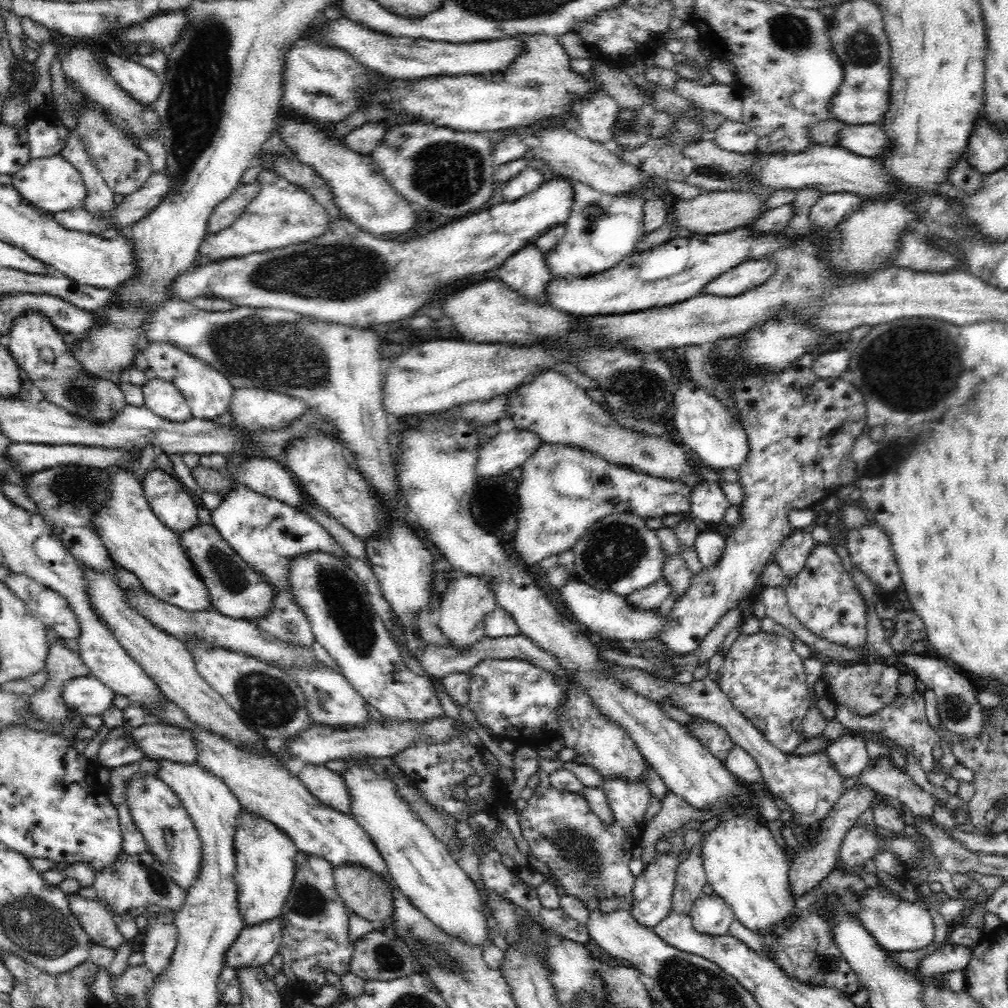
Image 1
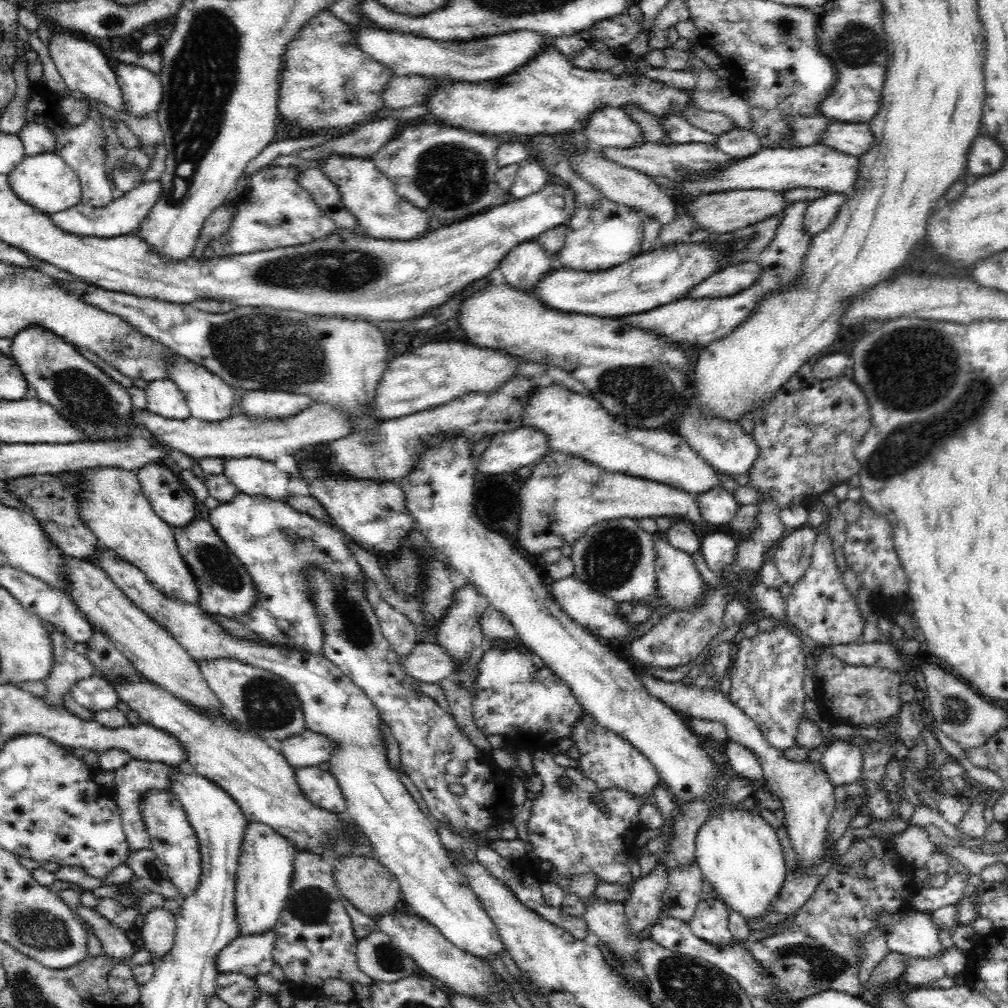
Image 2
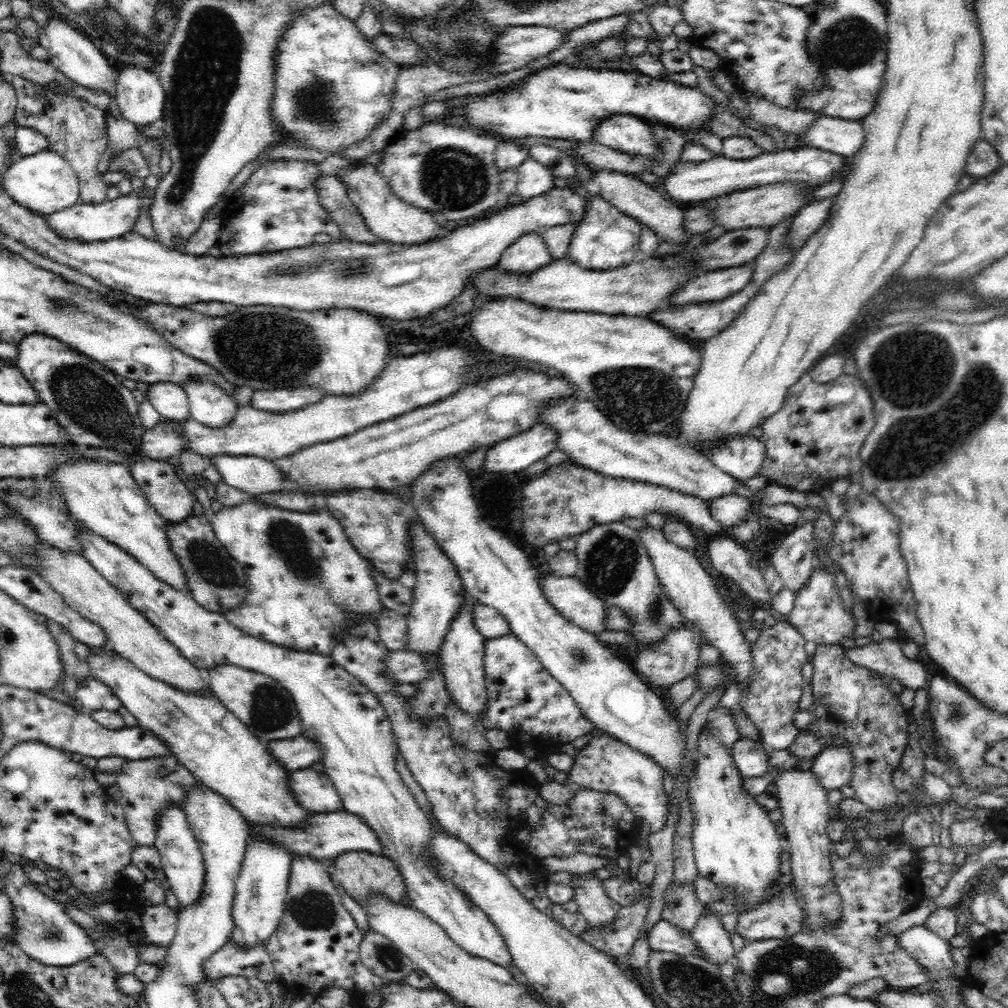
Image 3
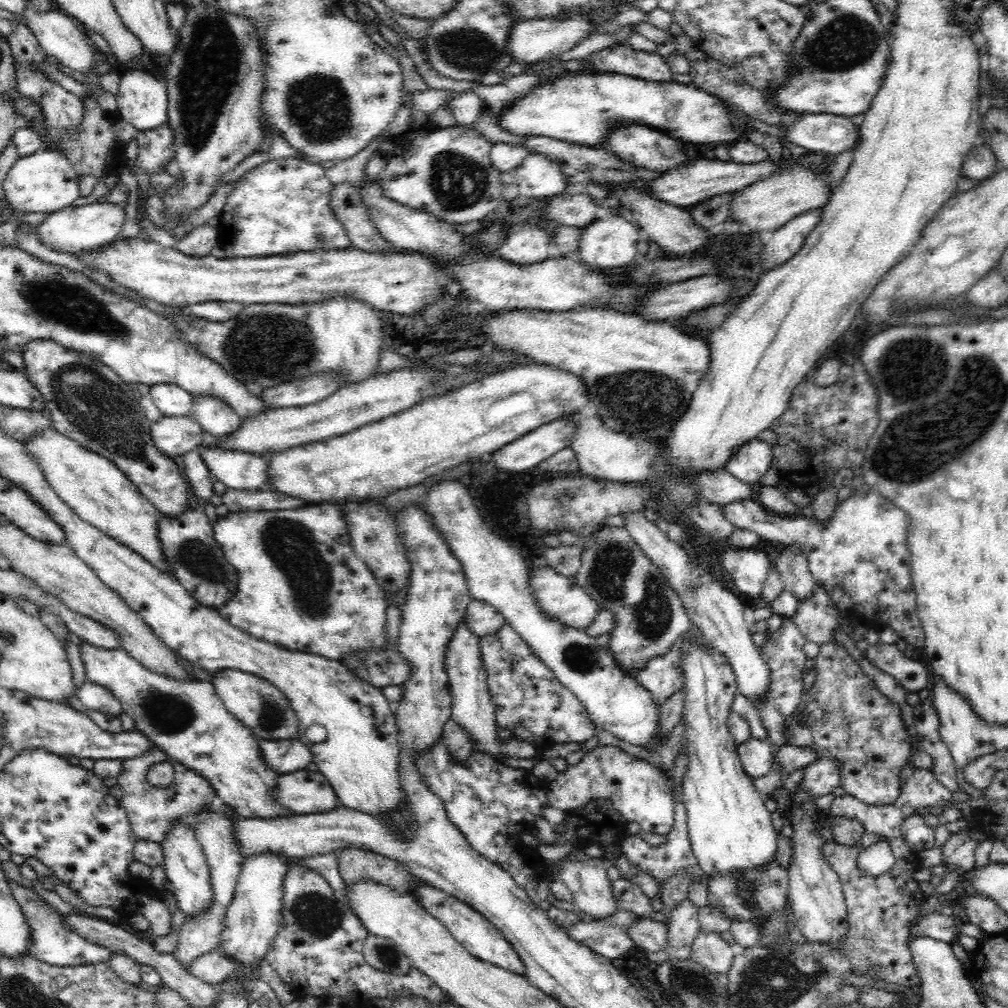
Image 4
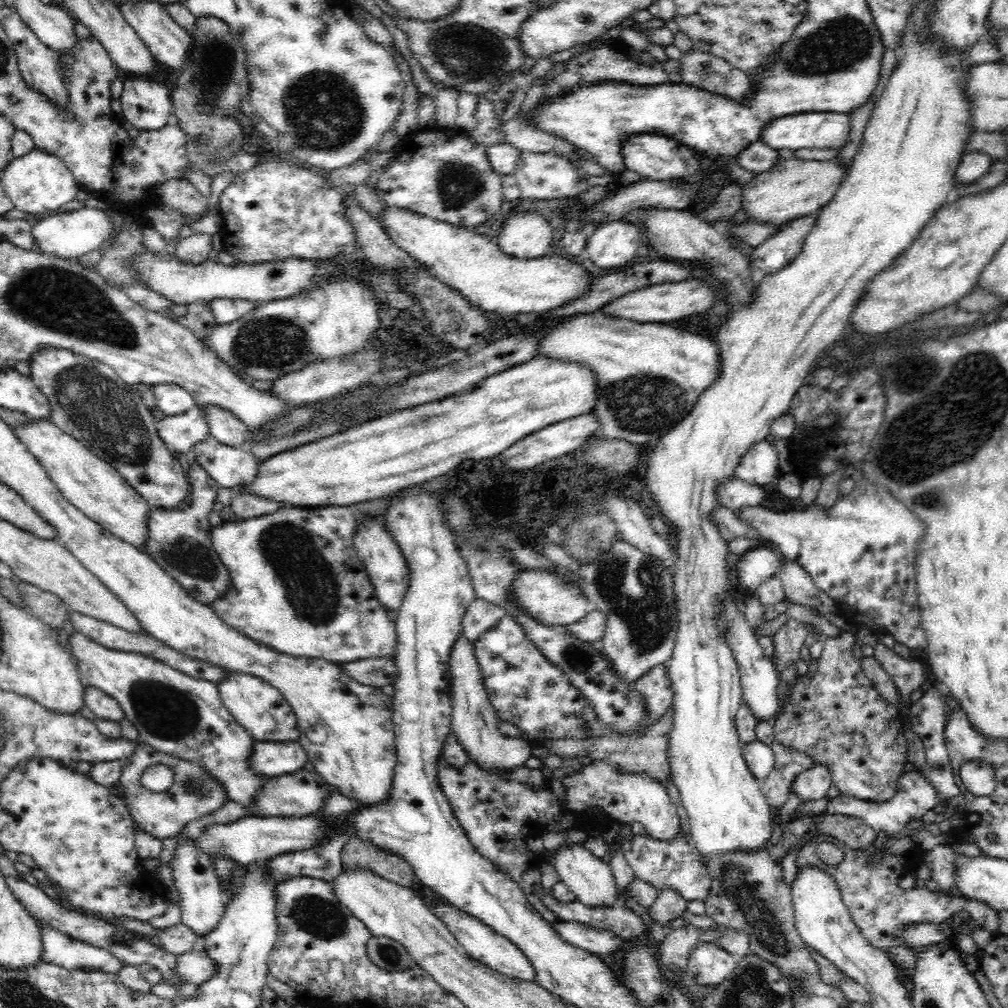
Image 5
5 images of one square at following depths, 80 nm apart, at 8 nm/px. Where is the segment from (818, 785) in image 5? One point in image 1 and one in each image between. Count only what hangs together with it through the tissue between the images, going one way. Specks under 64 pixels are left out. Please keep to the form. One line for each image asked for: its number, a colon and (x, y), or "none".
1: (848, 752)
2: (843, 761)
3: (834, 766)
4: (821, 777)

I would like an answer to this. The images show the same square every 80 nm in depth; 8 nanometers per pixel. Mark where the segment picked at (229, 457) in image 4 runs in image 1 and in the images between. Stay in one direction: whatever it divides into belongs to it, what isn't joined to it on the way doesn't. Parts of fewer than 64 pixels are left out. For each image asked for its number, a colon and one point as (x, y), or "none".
1: (267, 476)
2: (258, 477)
3: (256, 476)

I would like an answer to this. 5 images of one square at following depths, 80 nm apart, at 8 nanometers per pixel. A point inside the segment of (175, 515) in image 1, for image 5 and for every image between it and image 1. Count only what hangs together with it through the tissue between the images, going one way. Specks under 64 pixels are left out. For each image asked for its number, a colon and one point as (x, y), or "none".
2: (169, 497)
3: (165, 491)
4: (89, 403)
5: (87, 399)

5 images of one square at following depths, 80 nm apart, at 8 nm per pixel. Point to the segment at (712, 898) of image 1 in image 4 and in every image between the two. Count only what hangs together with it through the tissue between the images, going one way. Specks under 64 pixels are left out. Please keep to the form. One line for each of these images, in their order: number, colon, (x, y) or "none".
2: (710, 922)
3: (708, 933)
4: (709, 949)

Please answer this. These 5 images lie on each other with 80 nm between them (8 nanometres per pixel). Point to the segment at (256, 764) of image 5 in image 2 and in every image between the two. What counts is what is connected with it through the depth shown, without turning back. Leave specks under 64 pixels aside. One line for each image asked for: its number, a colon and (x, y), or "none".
2: (308, 748)
3: (296, 753)
4: (288, 755)

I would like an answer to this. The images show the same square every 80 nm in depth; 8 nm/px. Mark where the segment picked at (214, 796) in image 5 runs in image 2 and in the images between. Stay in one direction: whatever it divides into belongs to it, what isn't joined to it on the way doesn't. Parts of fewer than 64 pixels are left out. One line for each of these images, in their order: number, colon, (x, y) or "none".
2: (133, 779)
3: (144, 791)
4: (151, 810)

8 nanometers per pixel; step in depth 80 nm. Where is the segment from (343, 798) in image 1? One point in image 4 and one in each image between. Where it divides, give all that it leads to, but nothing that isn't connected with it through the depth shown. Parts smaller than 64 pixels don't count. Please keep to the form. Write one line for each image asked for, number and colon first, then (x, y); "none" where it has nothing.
2: (320, 787)
3: (315, 791)
4: (302, 792)

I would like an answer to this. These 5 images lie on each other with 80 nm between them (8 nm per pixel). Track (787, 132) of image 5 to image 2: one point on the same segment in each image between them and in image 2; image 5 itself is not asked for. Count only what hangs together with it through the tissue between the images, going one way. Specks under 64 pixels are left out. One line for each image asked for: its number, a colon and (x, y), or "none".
2: (853, 139)
3: (845, 138)
4: (820, 133)

